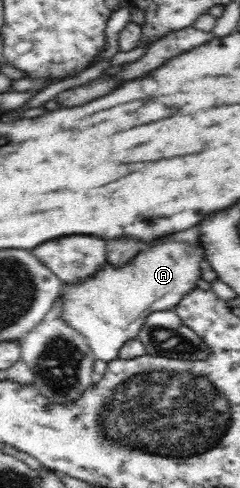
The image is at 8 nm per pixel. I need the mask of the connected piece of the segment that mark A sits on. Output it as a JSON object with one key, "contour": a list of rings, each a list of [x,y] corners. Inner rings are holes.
{"contour":[[[159,243],[157,247],[143,251],[133,265],[121,271],[107,267],[105,271],[95,273],[97,277],[93,281],[64,285],[61,294],[65,300],[63,318],[85,336],[95,360],[111,362],[118,359],[122,345],[137,338],[147,315],[173,309],[195,287],[203,251],[193,257],[187,257],[185,251],[185,243]]]}

